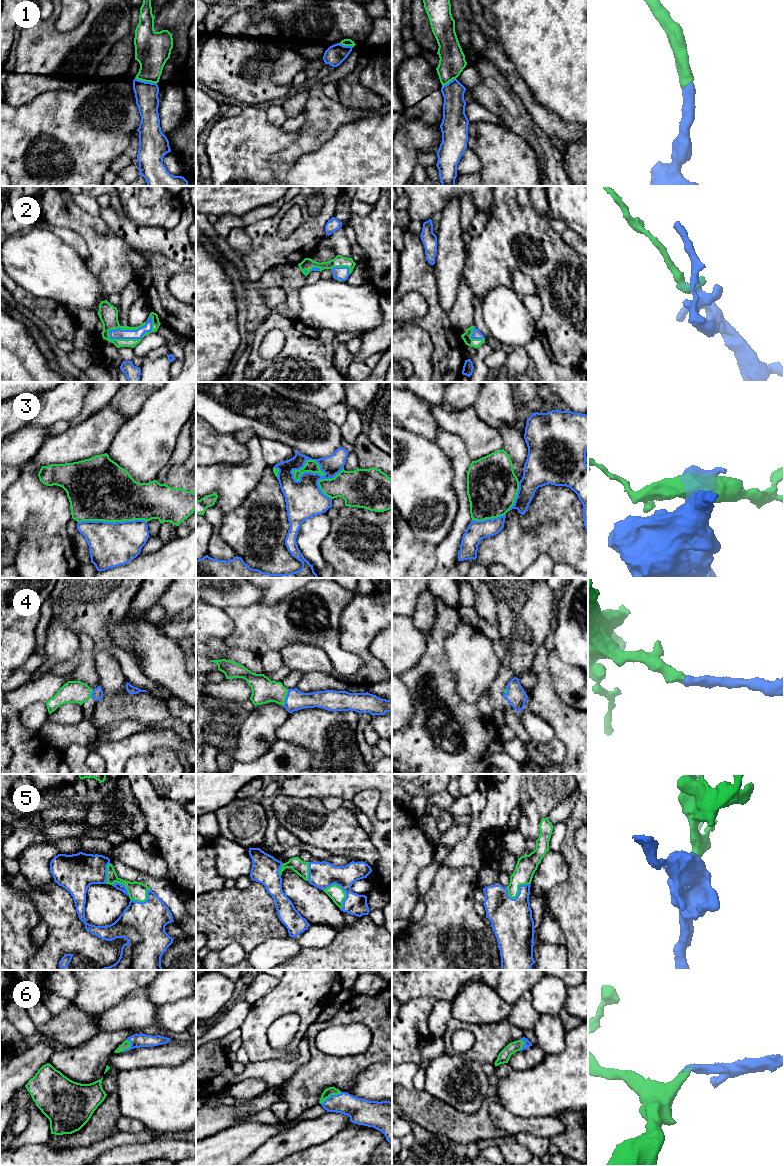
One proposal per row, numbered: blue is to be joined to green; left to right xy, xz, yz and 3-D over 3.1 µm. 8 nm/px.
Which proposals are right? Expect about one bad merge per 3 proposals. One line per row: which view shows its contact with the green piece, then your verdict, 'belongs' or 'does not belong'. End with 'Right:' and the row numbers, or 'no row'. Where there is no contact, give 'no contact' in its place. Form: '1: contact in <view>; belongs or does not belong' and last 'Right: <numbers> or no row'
1: contact in xy; belongs
2: contact in xy; belongs
3: contact in xz; does not belong
4: contact in xz; belongs
5: contact in xz; belongs
6: contact in xz; belongs
Right: 1, 2, 4, 5, 6

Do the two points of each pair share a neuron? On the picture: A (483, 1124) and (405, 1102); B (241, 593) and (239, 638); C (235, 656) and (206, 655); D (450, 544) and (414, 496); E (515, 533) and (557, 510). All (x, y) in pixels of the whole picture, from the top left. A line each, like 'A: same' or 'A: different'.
A: same
B: different
C: same
D: different
E: same

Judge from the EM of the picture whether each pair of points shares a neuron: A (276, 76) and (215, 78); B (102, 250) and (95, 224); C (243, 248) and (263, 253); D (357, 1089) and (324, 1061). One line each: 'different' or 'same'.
A: different
B: same
C: different
D: different

